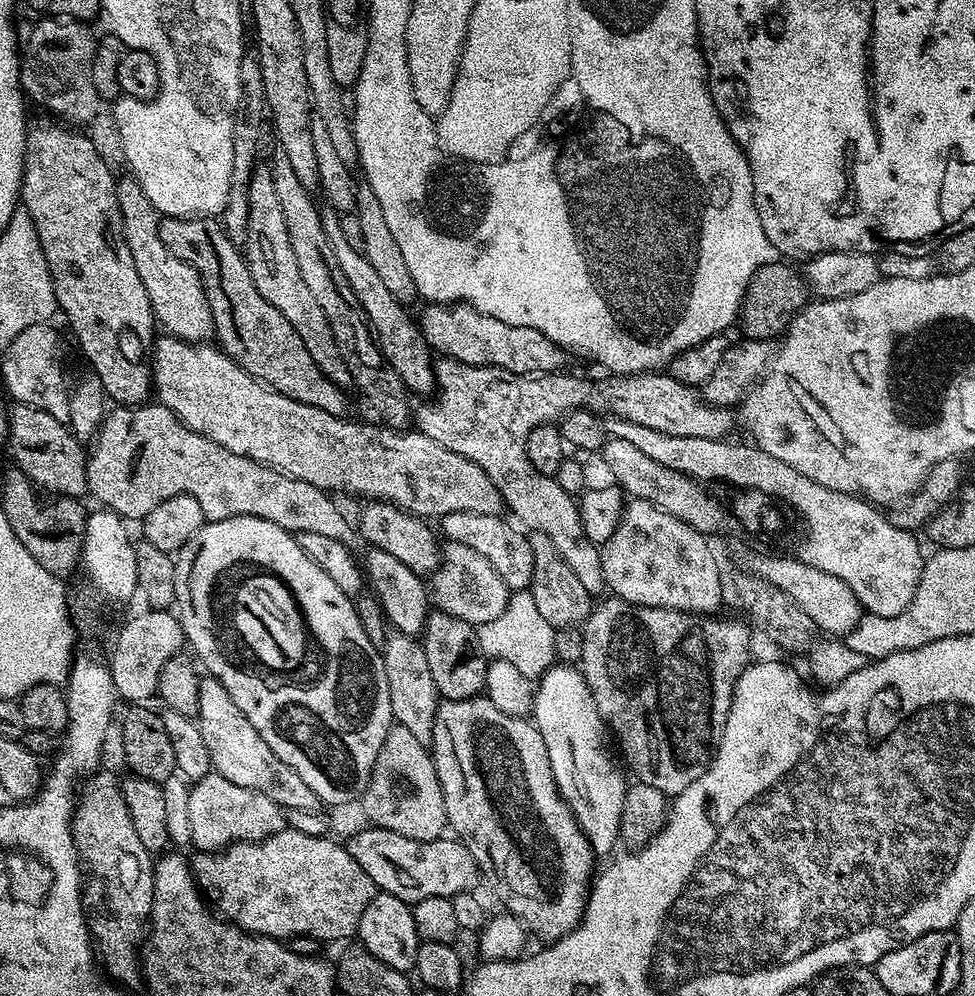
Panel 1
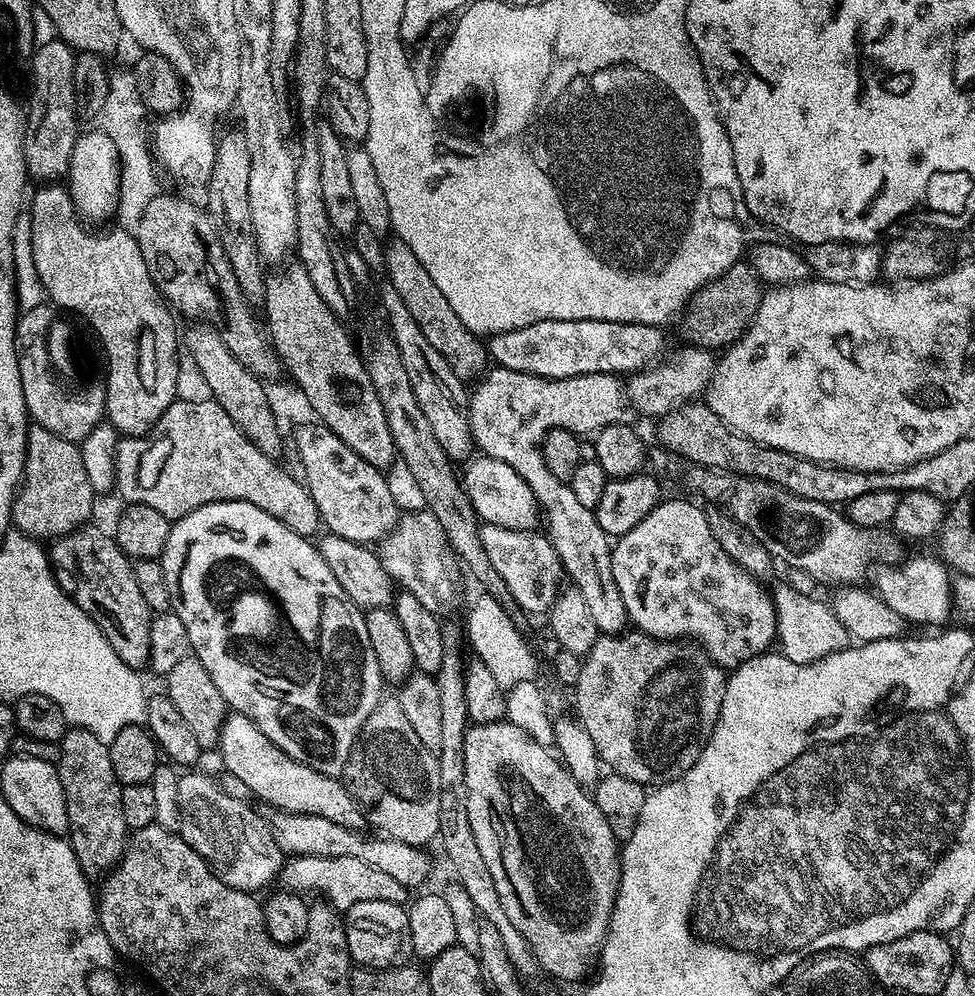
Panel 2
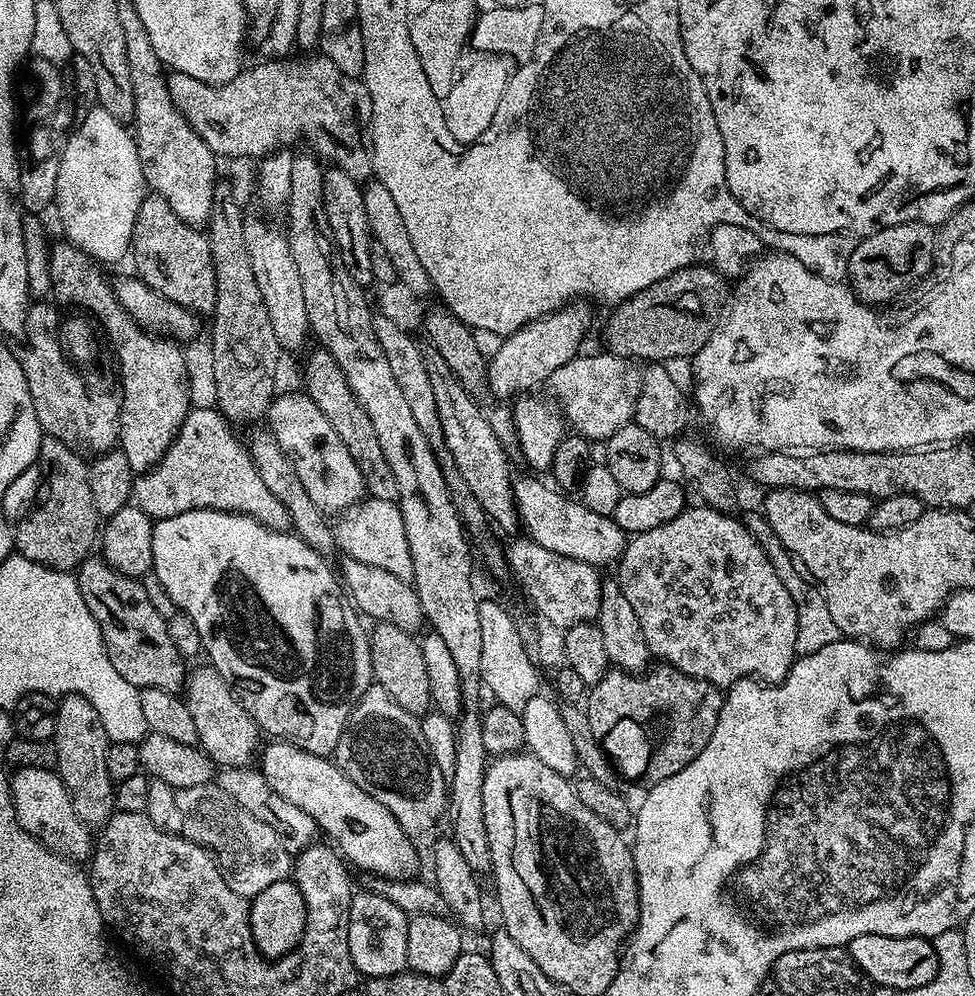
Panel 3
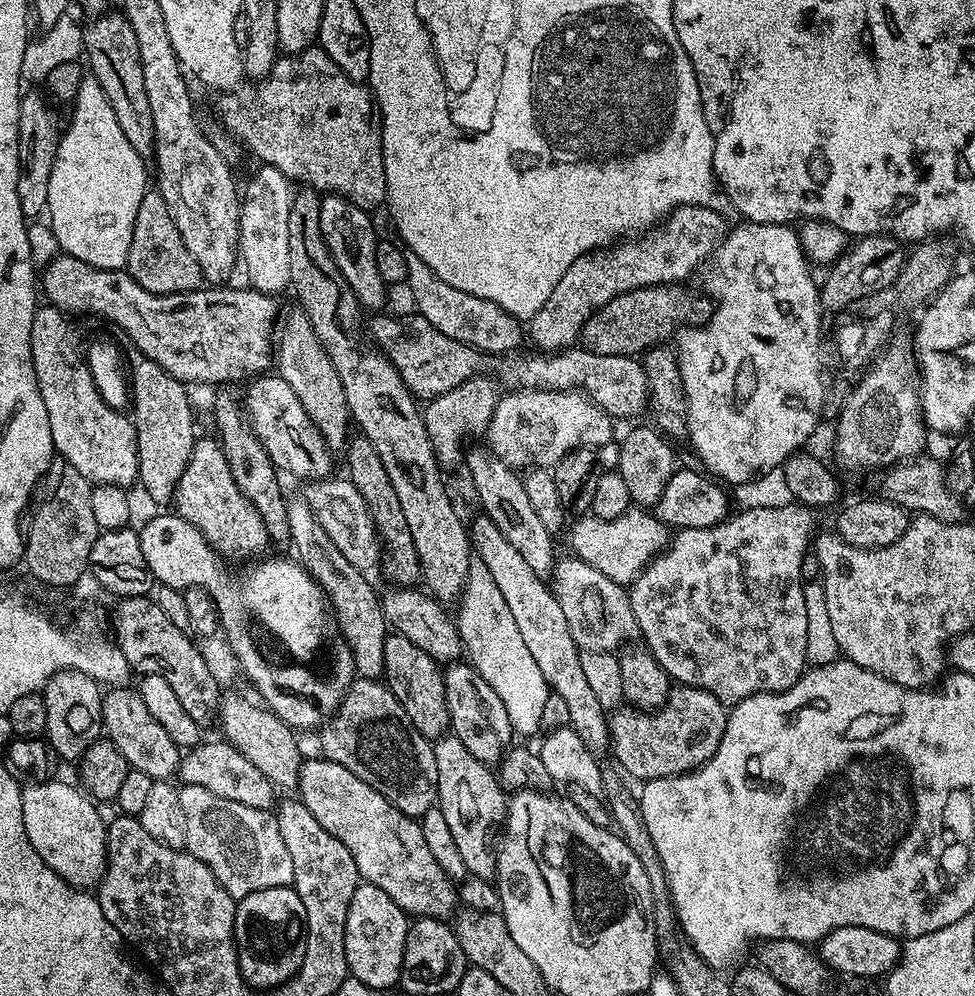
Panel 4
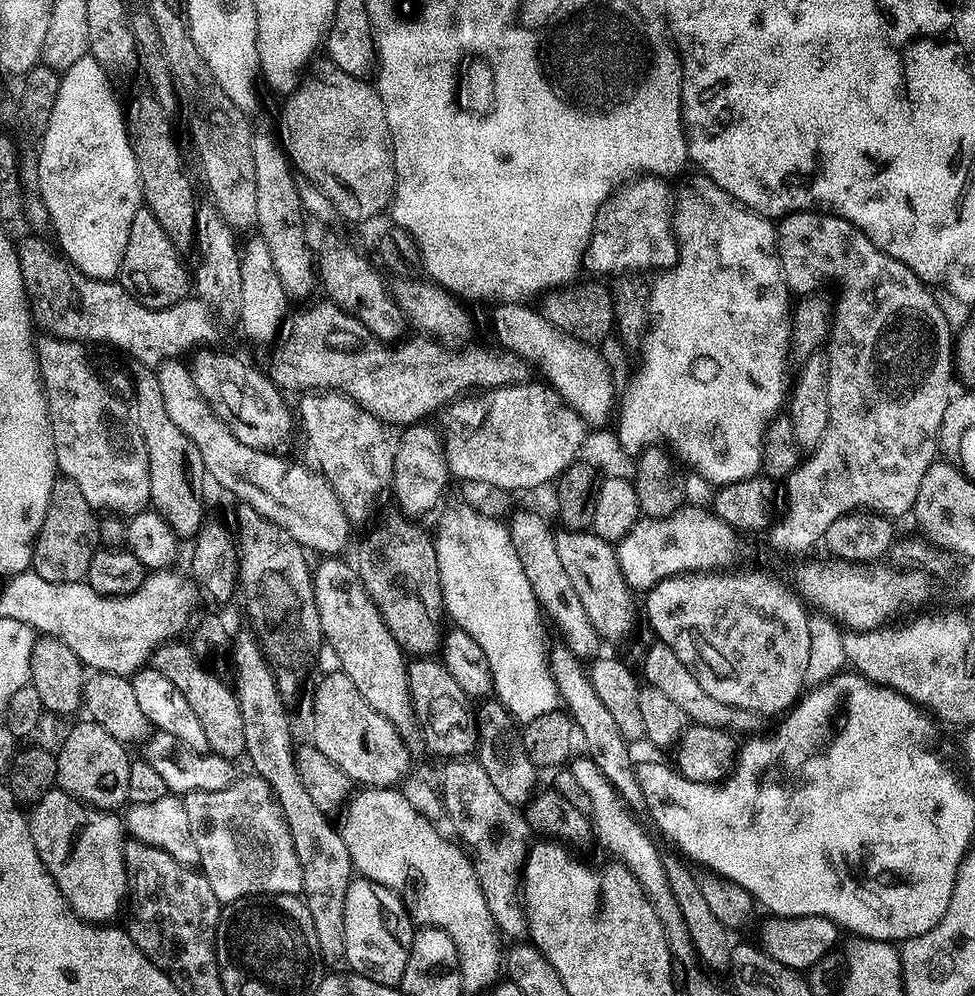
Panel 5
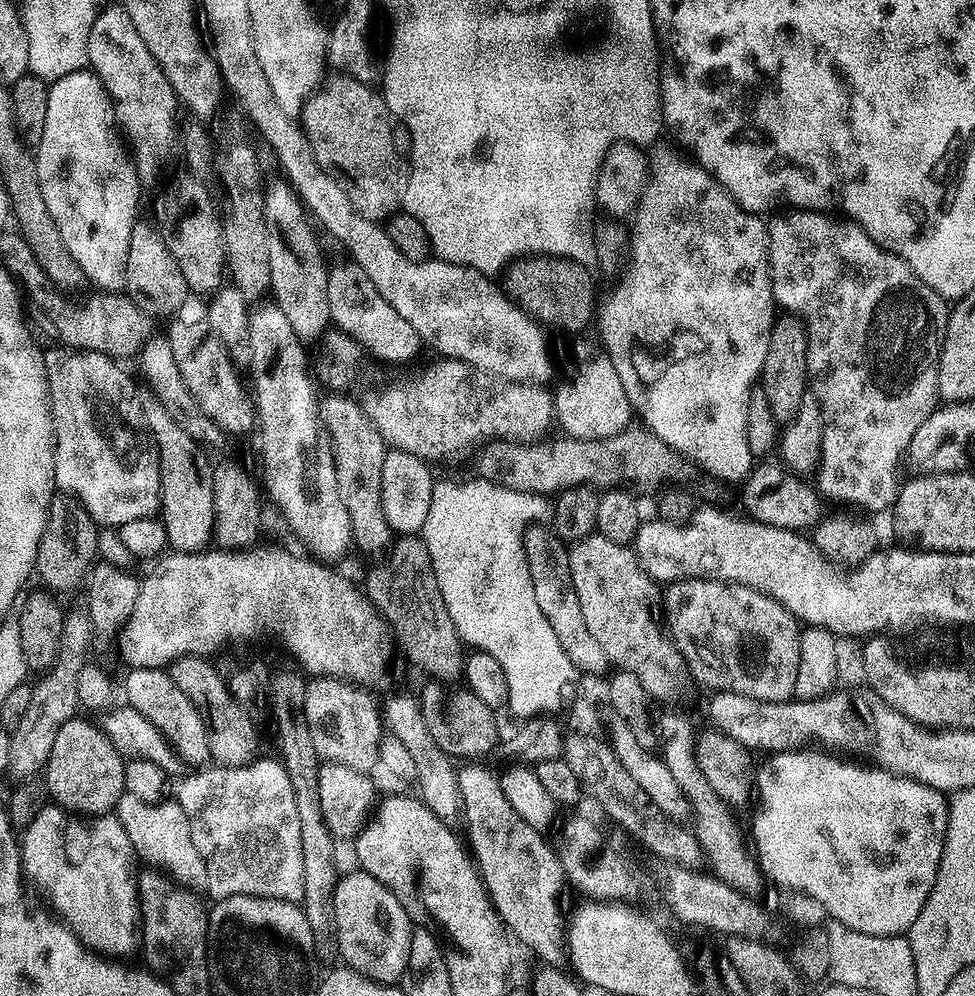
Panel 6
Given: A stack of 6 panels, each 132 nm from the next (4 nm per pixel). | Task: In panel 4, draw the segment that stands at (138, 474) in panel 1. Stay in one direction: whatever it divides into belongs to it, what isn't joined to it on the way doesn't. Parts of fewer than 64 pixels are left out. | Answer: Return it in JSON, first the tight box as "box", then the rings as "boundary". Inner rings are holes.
{"box":[175,439,269,561],"boundary":[[[197,439],[190,462],[176,487],[175,504],[175,515],[194,525],[225,561],[244,560],[269,547],[267,527],[251,500],[247,500],[238,490],[238,482],[234,482],[224,450],[215,439]]]}

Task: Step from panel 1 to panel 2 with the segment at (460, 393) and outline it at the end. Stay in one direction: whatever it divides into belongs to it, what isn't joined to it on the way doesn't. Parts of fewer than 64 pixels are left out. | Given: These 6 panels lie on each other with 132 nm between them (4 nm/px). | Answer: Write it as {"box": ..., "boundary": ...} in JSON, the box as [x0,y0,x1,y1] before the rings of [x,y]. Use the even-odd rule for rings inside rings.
{"box":[466,366,634,634],"boundary":[[[492,366],[483,373],[480,385],[471,389],[466,400],[466,411],[470,430],[472,431],[472,443],[483,455],[494,458],[498,462],[506,462],[506,466],[514,466],[518,474],[534,490],[536,503],[542,509],[543,523],[548,523],[546,530],[547,540],[552,543],[557,552],[563,571],[570,581],[571,587],[577,588],[586,601],[590,614],[594,618],[594,626],[600,634],[620,634],[629,627],[628,611],[622,602],[622,594],[618,594],[618,582],[614,582],[614,570],[612,569],[613,541],[598,526],[598,518],[593,509],[582,506],[578,497],[574,494],[571,483],[554,478],[546,466],[546,458],[542,458],[540,445],[544,442],[544,435],[551,428],[568,428],[577,434],[584,431],[592,424],[592,416],[604,416],[604,424],[632,424],[634,409],[628,399],[625,385],[621,377],[616,374],[599,372],[598,374],[586,374],[575,376],[565,380],[547,380],[541,376],[522,374],[514,370],[506,370],[499,366]]]}

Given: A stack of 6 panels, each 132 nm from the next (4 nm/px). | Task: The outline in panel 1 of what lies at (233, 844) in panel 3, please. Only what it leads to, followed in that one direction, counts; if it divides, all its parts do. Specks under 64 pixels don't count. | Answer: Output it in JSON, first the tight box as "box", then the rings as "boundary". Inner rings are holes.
{"box":[189,774,286,852],"boundary":[[[210,774],[206,778],[195,781],[189,787],[190,794],[190,834],[192,844],[202,852],[219,852],[229,844],[239,844],[246,840],[265,840],[267,836],[278,834],[286,827],[284,811],[266,794],[258,794],[258,790],[246,790],[246,786],[234,786],[230,778],[222,778]]]}

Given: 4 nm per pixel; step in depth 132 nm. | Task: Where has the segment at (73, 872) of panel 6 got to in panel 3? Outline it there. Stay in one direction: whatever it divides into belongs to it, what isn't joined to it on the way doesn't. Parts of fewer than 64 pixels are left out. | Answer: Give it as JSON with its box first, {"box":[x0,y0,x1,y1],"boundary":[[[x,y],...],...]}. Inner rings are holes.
{"box":[10,768,94,862],"boundary":[[[21,768],[10,776],[12,786],[12,805],[18,822],[23,828],[40,841],[40,845],[49,848],[54,854],[73,862],[87,861],[92,855],[94,836],[89,825],[78,818],[74,810],[72,796],[60,781],[59,775],[50,768]]]}

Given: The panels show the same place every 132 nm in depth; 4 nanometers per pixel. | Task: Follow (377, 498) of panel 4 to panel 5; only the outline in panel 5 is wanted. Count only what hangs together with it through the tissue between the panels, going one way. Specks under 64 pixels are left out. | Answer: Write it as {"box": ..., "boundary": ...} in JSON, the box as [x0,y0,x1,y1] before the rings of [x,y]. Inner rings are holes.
{"box":[354,514,445,658],"boundary":[[[403,514],[388,516],[364,541],[360,544],[360,553],[354,559],[354,567],[364,583],[364,589],[370,594],[374,606],[382,614],[390,634],[394,634],[394,642],[409,657],[428,658],[432,652],[441,647],[442,627],[440,619],[445,619],[444,599],[440,589],[440,571],[438,570],[438,558],[436,557],[436,545],[433,537],[428,536],[419,528],[415,519]]]}

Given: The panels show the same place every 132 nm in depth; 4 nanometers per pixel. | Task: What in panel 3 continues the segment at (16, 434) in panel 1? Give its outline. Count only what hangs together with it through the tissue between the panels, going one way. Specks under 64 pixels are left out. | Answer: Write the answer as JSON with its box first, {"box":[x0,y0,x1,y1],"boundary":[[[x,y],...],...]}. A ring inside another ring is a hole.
{"box":[15,435,102,572],"boundary":[[[45,435],[40,441],[39,468],[44,481],[36,492],[32,509],[25,514],[20,525],[15,525],[15,551],[60,572],[79,569],[80,563],[97,547],[98,533],[102,528],[102,517],[94,506],[94,494],[90,494],[89,461],[72,445]]]}

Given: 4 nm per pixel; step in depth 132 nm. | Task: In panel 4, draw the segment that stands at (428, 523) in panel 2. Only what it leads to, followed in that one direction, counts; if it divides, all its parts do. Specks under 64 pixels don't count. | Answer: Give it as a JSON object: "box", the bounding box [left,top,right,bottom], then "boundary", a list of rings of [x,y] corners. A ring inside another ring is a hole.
{"box":[302,478,382,570],"boundary":[[[325,478],[314,480],[303,485],[302,499],[310,506],[322,522],[322,530],[330,534],[330,542],[342,550],[344,557],[358,569],[369,570],[381,563],[382,549],[380,547],[380,537],[376,535],[376,523],[372,520],[372,515],[368,513],[366,502],[362,502],[362,494],[358,494],[352,481],[347,478]]]}

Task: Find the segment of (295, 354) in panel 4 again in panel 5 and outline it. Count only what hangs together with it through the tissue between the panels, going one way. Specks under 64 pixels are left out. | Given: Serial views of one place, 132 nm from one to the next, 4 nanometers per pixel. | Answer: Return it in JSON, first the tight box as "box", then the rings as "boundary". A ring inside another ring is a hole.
{"box":[298,390,393,526],"boundary":[[[312,390],[300,400],[298,422],[304,426],[304,436],[312,447],[315,467],[325,476],[342,502],[353,525],[360,526],[372,516],[376,503],[392,482],[393,445],[384,437],[385,425],[359,408],[343,392]]]}

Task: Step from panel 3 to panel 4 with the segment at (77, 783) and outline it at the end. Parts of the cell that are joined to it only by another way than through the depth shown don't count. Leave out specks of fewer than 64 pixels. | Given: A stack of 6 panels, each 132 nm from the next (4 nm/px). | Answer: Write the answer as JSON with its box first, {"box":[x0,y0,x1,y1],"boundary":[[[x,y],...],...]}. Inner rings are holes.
{"box":[42,668,102,761],"boundary":[[[73,668],[56,672],[42,689],[46,702],[46,739],[52,751],[64,760],[79,761],[84,751],[97,739],[102,728],[102,688],[96,679]]]}

